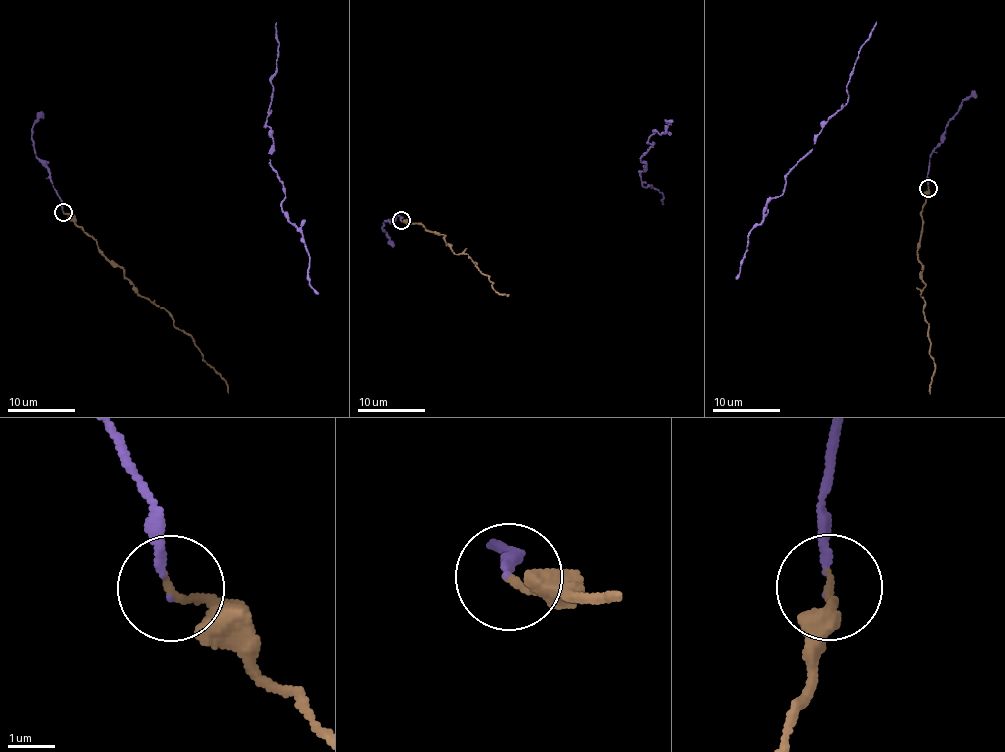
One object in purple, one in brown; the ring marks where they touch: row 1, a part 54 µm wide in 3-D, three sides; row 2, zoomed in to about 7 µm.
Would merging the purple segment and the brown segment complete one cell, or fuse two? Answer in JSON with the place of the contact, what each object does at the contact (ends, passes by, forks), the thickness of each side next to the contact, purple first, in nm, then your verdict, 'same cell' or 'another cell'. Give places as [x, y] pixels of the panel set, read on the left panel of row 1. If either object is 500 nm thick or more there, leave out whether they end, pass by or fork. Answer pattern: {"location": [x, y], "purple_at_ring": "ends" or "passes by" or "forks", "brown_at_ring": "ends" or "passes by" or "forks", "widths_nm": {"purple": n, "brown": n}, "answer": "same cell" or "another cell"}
{"location": [63, 212], "purple_at_ring": "ends", "brown_at_ring": "ends", "widths_nm": {"purple": 110, "brown": 170}, "answer": "same cell"}

